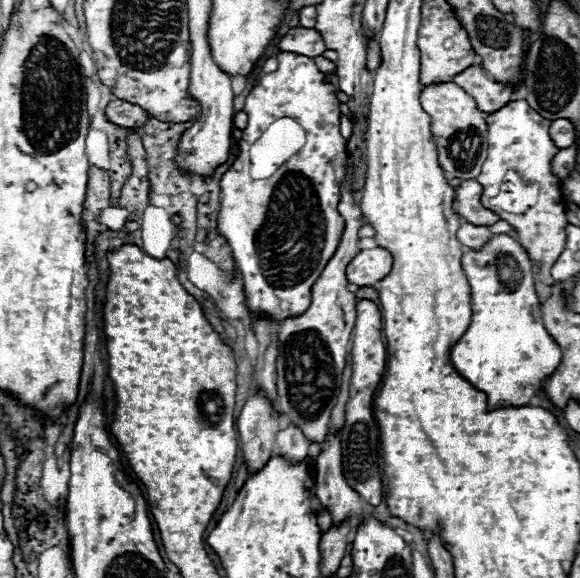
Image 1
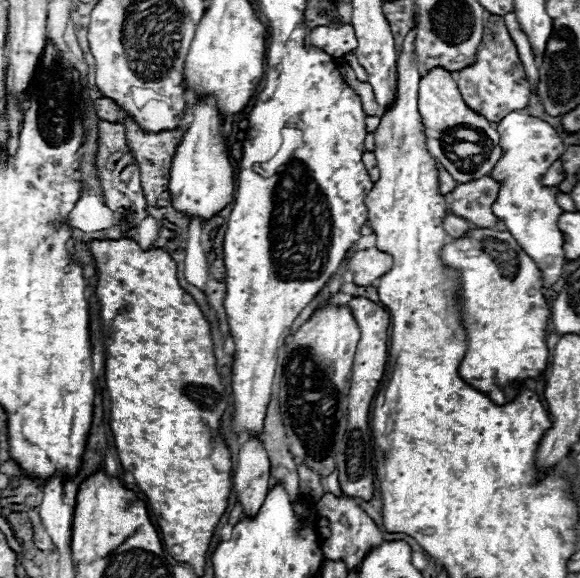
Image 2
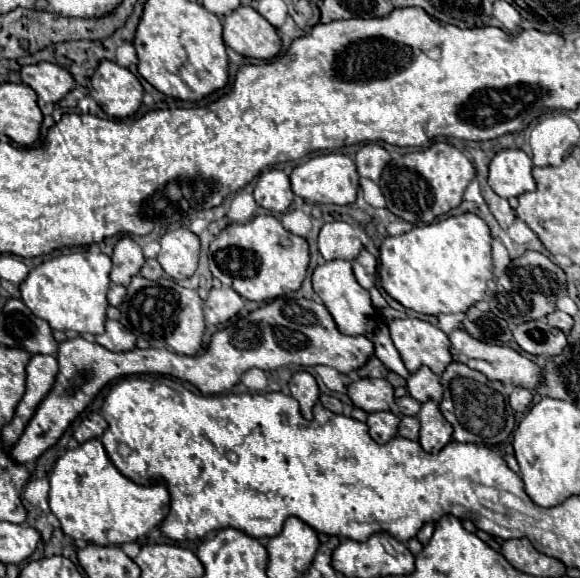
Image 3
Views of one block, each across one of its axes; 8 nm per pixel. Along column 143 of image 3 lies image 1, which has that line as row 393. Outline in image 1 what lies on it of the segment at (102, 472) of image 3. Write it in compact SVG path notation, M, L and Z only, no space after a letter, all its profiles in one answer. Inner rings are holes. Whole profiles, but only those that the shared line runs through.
M496 234L482 250L466 250L462 256L462 268L472 290L472 320L464 336L452 346L452 366L474 388L482 390L488 396L490 410L508 406L528 406L530 400L542 388L540 382L544 382L562 360L560 346L542 324L540 300L536 296L532 278L532 262L526 250L514 238L506 234Z

